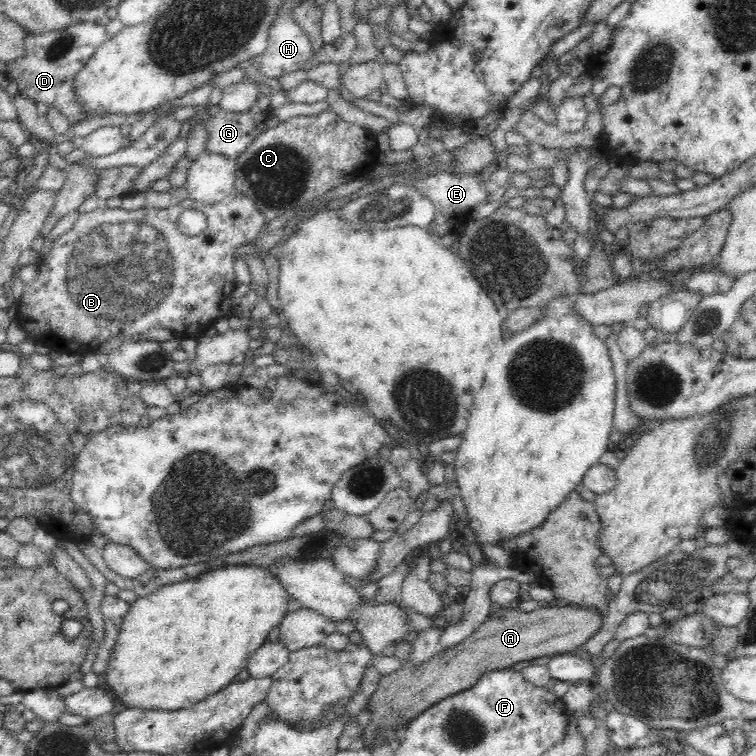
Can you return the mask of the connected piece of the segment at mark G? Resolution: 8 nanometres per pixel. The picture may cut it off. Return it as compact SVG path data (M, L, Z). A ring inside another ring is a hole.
M256 105L244 112L220 110L203 123L206 127L204 150L235 159L262 130L278 124L278 119L270 115L270 109L261 112Z

